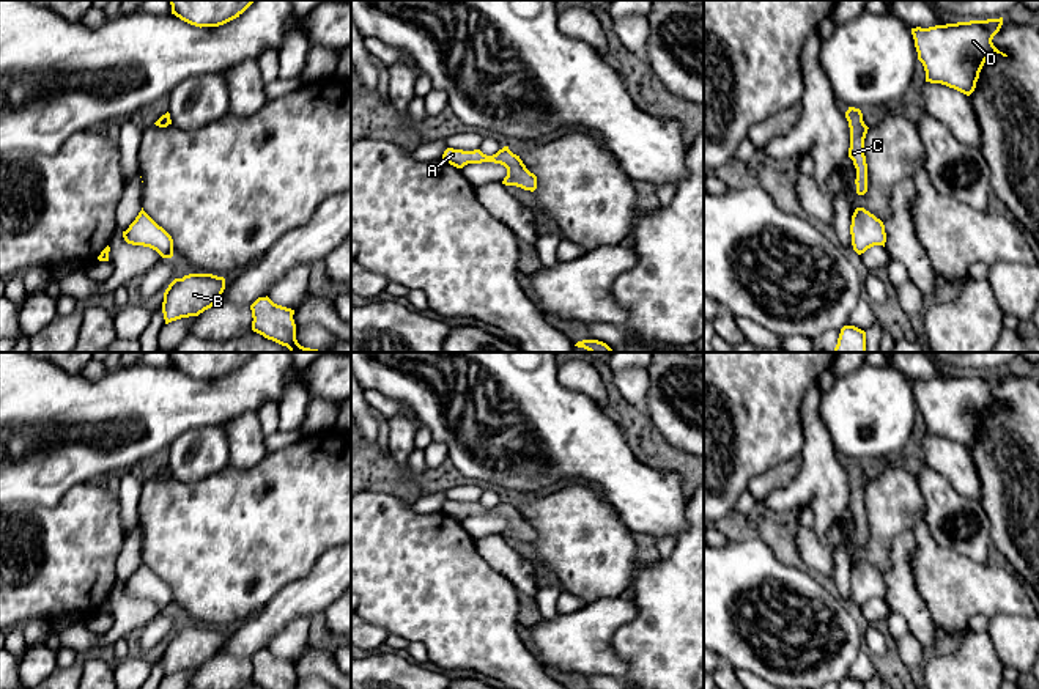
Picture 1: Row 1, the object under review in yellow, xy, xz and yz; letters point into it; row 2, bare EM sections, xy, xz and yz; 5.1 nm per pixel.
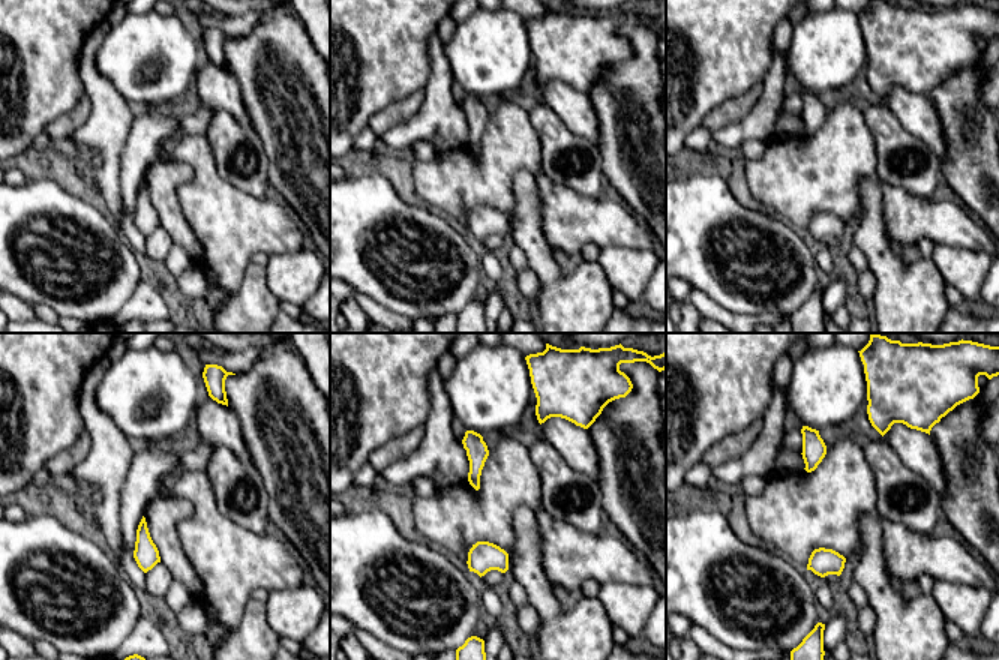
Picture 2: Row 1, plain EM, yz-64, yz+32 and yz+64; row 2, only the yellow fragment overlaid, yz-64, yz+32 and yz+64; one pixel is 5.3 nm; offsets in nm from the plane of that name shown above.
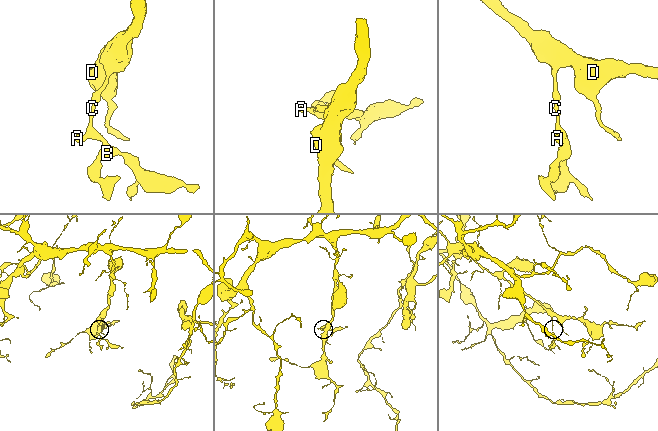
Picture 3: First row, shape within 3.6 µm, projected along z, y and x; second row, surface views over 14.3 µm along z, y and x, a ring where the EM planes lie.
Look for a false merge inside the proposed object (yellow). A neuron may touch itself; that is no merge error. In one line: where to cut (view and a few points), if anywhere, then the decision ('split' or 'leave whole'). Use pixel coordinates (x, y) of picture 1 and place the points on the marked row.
no cut; leave whole

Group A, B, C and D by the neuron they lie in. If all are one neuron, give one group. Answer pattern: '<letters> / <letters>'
A B C D

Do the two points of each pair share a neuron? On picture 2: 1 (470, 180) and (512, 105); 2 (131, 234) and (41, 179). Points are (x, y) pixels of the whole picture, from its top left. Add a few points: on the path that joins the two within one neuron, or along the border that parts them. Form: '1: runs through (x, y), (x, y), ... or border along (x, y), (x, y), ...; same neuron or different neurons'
1: runs through (488, 162), (509, 141), (510, 123); same neuron
2: border along (117, 227), (137, 257); different neurons

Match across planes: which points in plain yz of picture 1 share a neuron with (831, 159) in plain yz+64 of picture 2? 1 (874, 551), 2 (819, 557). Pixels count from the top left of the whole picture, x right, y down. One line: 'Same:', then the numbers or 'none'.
Same: 1, 2

